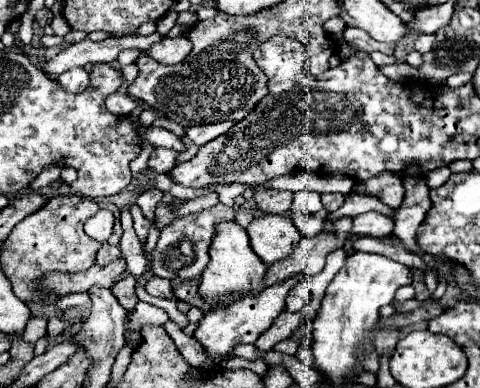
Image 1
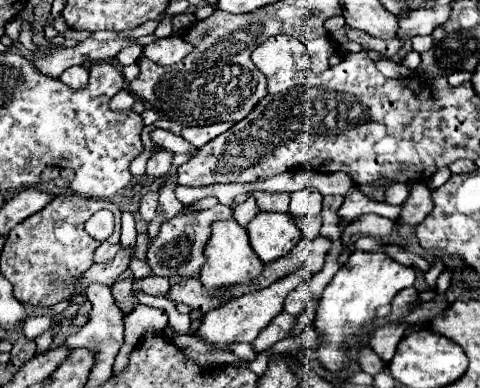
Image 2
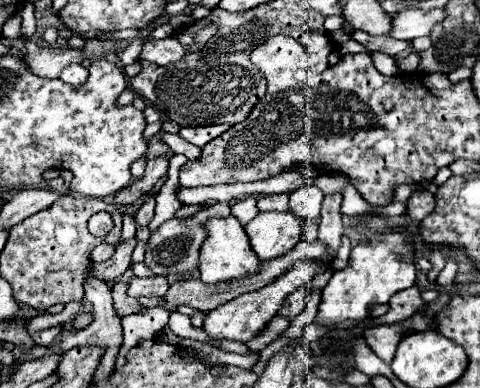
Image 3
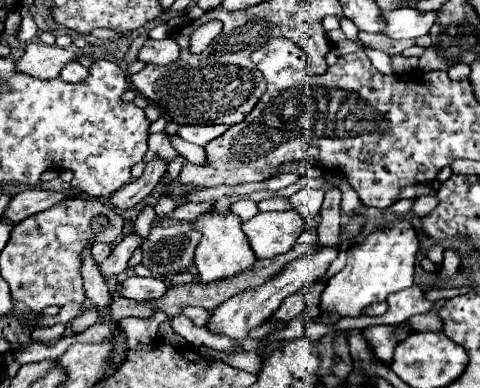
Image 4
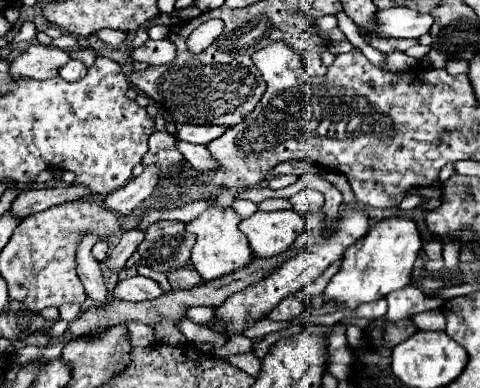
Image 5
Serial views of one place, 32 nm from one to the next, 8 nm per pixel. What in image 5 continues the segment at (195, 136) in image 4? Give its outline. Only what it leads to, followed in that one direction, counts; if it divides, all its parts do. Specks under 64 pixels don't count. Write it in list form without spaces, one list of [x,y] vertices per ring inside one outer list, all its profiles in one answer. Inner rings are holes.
[[[180,124],[176,136],[180,140],[192,142],[192,144],[208,144],[214,138],[218,138],[220,134],[224,134],[226,128],[224,126],[190,126],[190,124]]]

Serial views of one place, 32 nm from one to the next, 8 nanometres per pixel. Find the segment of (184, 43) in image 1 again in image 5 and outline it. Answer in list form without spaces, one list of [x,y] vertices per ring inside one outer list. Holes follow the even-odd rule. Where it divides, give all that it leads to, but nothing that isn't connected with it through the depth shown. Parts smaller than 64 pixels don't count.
[[[168,38],[146,40],[144,46],[132,50],[132,60],[146,64],[170,64],[176,58],[176,44]]]

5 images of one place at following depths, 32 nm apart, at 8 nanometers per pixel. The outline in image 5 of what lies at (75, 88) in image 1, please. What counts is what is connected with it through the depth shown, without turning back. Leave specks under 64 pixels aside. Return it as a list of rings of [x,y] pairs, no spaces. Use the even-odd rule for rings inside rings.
[[[70,60],[68,64],[64,64],[64,68],[60,68],[60,76],[66,80],[66,82],[76,82],[76,80],[82,80],[84,74],[86,74],[86,66],[78,60]]]

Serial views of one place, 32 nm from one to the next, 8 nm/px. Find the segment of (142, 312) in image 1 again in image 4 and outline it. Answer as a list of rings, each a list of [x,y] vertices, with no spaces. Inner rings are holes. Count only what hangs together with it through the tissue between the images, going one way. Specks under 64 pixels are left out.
[[[154,310],[152,318],[124,318],[120,322],[124,336],[126,336],[126,348],[130,349],[140,342],[156,340],[158,328],[168,320],[166,312]]]

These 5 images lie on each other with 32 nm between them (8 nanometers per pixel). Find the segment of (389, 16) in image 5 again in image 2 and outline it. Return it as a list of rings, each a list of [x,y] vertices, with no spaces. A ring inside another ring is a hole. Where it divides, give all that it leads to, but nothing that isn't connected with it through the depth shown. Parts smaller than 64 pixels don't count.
[[[444,4],[440,8],[422,8],[416,12],[408,12],[408,16],[400,18],[400,38],[432,34],[440,24],[448,22],[450,12],[450,4]]]

